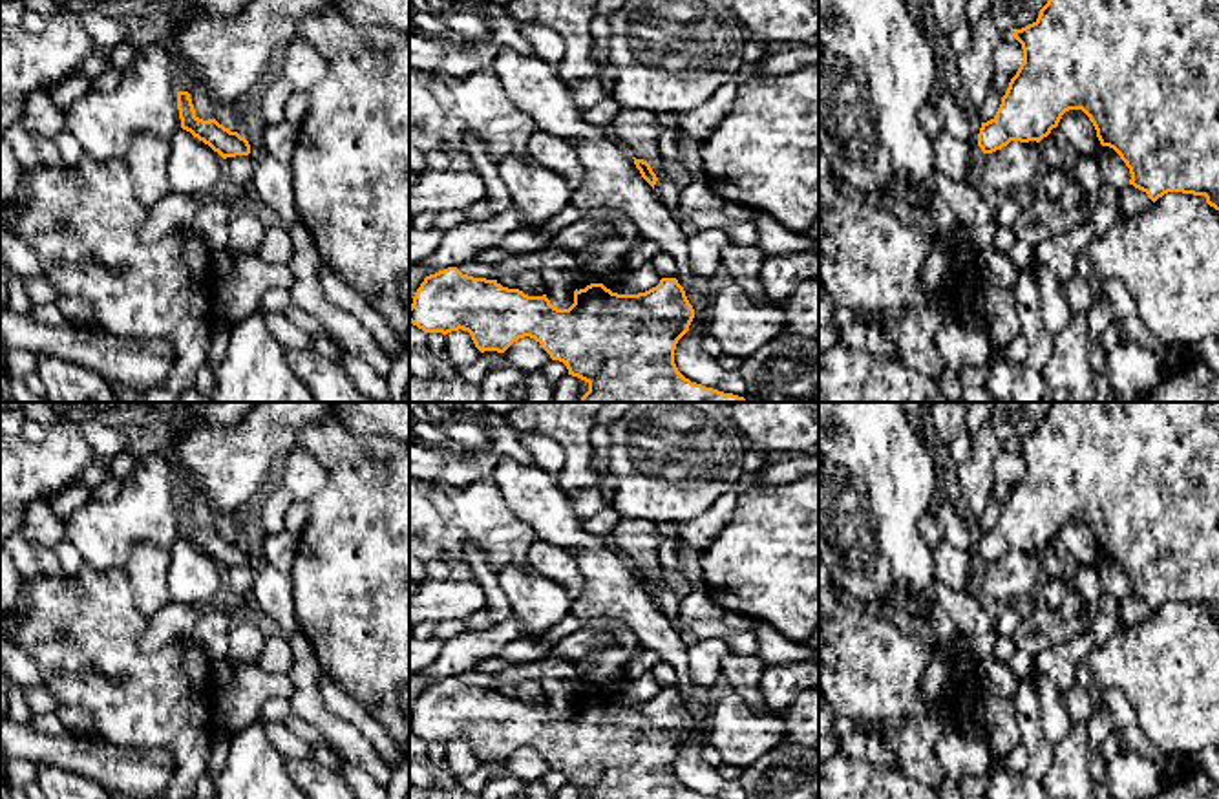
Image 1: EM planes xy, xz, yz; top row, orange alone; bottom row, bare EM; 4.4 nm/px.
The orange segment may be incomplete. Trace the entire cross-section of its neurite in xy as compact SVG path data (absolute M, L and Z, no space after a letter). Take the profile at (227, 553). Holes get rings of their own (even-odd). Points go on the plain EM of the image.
M177 501L177 519L181 538L190 541L194 547L208 554L223 569L236 565L249 565L250 554L238 541L230 541L216 528L203 530L196 525L188 501Z

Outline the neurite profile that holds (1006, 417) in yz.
M994 402L991 426L1000 441L1012 446L1016 439L1036 431L1049 404L1051 402Z

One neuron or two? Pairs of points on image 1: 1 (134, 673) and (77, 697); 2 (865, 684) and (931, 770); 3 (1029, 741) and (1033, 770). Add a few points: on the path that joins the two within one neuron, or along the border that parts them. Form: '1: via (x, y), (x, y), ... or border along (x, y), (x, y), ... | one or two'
1: via (121, 688), (103, 690), (92, 697) | one
2: via (890, 693), (916, 719), (916, 745) | one
3: via (1033, 748), (1033, 763) | one

